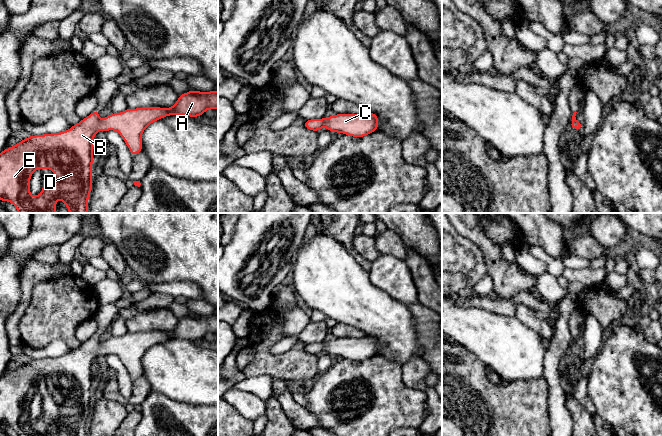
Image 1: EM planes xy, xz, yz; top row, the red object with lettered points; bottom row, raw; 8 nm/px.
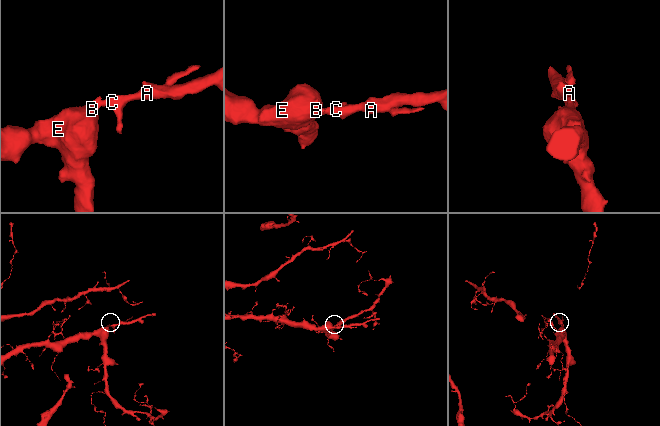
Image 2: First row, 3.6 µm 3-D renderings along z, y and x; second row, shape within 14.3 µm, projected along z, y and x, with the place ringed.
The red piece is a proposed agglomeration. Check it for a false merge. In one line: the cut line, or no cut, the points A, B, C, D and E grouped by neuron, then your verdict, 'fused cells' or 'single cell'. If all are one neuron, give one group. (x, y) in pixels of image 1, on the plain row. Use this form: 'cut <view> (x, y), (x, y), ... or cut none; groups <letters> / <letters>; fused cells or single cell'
cut none; groups A B C D E; single cell

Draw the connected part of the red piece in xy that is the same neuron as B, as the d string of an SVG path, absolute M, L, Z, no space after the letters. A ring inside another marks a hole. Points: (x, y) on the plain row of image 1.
M191 314L179 319L176 327L169 332L141 331L127 332L120 337L111 337L99 343L99 335L89 340L70 353L60 357L28 360L16 369L0 377L0 424L12 427L18 436L56 436L56 425L62 424L69 436L88 436L88 423L92 414L92 387L94 383L93 363L99 354L117 355L129 372L131 380L143 374L142 357L153 346L170 339L198 341L206 334L218 332L218 315L200 316ZM36 393L50 393L56 400L50 404L42 401L43 413L38 420L30 419L30 403Z

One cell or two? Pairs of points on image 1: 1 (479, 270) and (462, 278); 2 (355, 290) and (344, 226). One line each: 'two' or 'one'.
1: one
2: two

